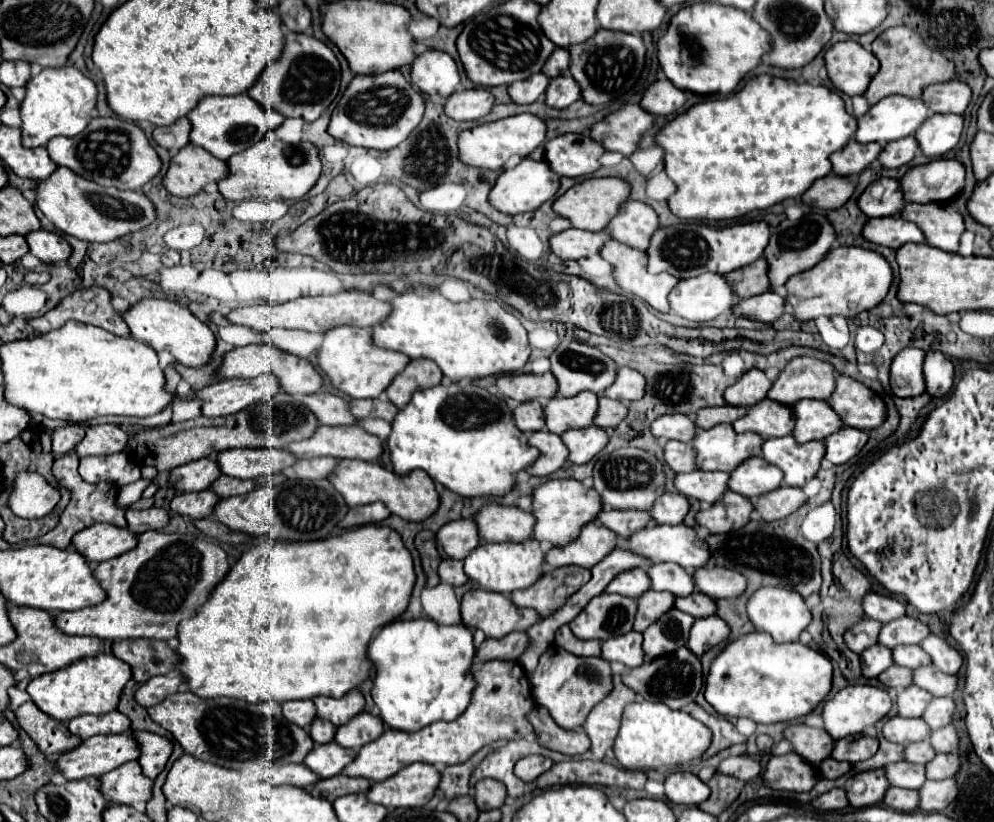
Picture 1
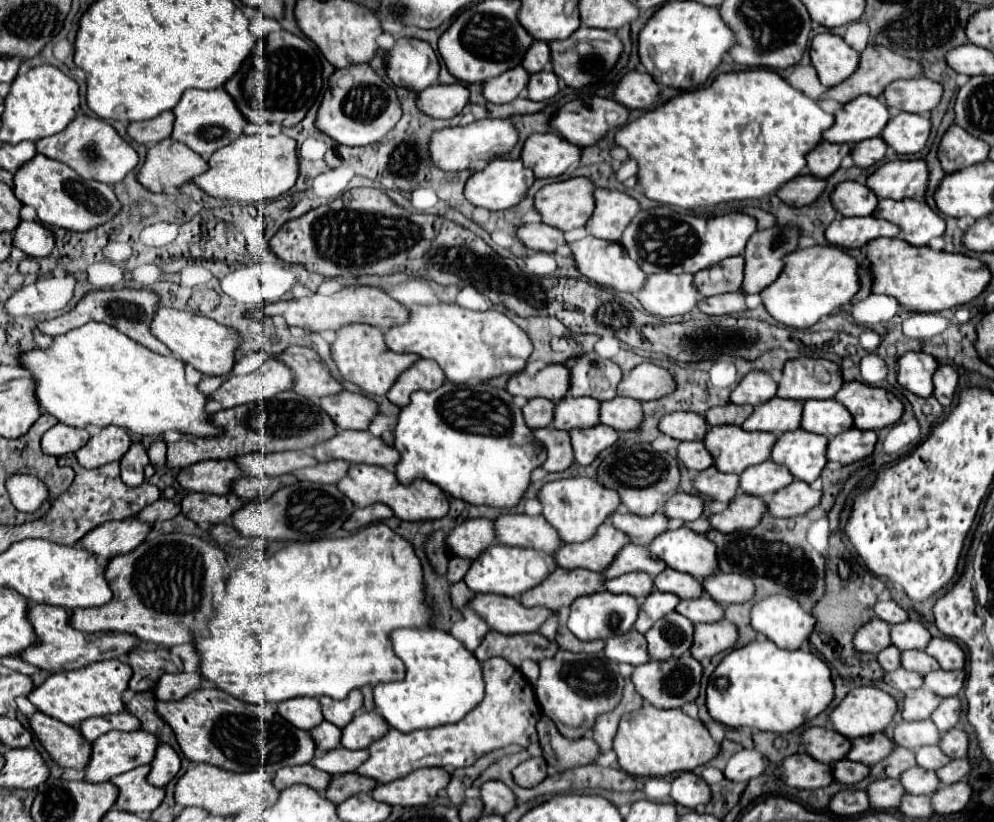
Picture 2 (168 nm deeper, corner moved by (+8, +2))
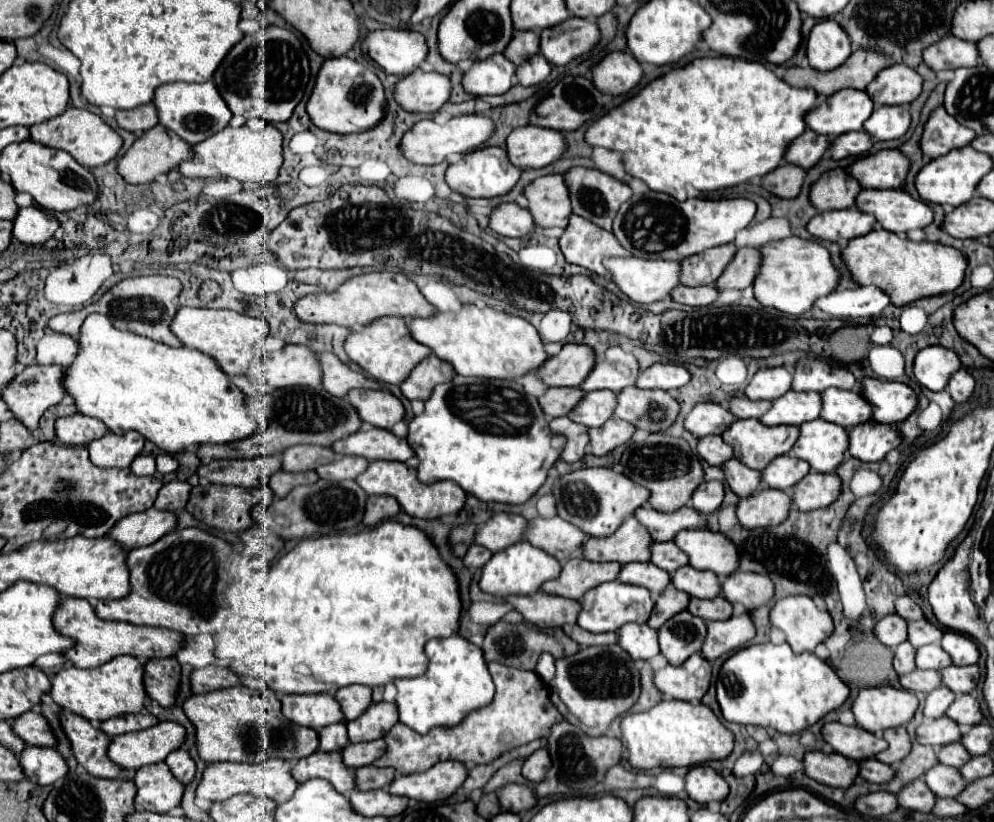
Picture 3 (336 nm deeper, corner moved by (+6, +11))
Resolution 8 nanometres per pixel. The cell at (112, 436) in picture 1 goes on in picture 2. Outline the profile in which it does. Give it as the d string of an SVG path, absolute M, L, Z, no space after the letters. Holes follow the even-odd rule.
M109 425L103 427L97 435L93 435L77 453L77 461L85 469L101 467L109 461L117 461L125 455L125 451L131 445L131 437L125 429Z

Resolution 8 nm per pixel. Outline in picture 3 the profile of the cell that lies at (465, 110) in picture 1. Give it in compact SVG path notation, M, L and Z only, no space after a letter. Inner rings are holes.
M415 68L395 84L393 94L407 112L437 112L449 100L451 80L439 72Z

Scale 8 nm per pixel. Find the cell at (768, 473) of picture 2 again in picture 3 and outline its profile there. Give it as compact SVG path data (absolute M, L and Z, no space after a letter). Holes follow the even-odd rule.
M783 454L777 456L765 470L763 470L763 482L769 488L777 490L791 490L797 482L801 482L809 474L811 466L795 456Z

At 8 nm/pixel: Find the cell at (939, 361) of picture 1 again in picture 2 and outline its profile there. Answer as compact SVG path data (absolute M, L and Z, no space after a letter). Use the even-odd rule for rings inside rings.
M939 365L935 375L933 375L933 397L943 405L943 407L949 407L951 401L953 401L953 393L955 393L955 387L957 387L957 371L955 367L951 365Z

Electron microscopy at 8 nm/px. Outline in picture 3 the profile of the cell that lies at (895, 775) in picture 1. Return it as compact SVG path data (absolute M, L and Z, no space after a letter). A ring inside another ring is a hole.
M937 764L935 768L931 768L923 776L923 780L927 782L933 794L943 798L955 798L967 786L967 780L959 774L959 770L951 766L943 766L943 764Z

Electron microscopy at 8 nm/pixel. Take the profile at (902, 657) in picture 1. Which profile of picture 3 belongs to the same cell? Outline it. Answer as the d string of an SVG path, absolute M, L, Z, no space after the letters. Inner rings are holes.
M939 644L917 648L917 668L921 670L943 670L951 664L953 660L947 656L947 652Z

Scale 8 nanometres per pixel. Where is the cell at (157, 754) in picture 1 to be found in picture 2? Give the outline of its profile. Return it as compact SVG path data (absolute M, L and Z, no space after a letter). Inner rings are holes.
M159 743L155 749L155 757L149 765L151 765L151 771L147 775L147 781L155 787L163 787L165 783L169 783L177 775L179 767L181 767L181 759L173 751L171 745Z

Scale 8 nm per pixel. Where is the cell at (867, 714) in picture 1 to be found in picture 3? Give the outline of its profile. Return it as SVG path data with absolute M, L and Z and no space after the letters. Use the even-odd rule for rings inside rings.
M875 686L861 690L851 710L859 728L873 734L883 734L887 728L905 726L907 722L911 722L917 706L919 700L909 690Z

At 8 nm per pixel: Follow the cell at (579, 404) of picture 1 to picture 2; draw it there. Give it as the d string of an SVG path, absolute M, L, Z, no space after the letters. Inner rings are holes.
M563 397L555 403L553 423L555 429L593 427L599 423L599 401L593 397Z

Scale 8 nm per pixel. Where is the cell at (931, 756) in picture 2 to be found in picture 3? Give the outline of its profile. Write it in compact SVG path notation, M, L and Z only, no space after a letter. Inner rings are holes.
M947 744L937 752L937 758L941 764L953 766L953 768L961 768L963 764L967 764L967 760L971 760L971 754L963 748L963 744Z

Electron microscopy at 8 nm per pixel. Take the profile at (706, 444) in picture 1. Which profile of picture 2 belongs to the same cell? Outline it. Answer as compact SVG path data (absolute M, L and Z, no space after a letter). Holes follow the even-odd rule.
M737 425L707 427L703 439L705 449L713 457L713 465L721 473L741 473L749 465L769 459L769 449L777 437L773 433L743 431Z

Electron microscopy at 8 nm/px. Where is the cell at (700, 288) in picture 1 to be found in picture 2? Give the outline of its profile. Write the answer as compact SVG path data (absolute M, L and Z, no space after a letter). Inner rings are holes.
M649 275L645 291L637 295L643 307L659 317L687 315L697 309L697 299L701 299L699 289L693 283L693 275Z

